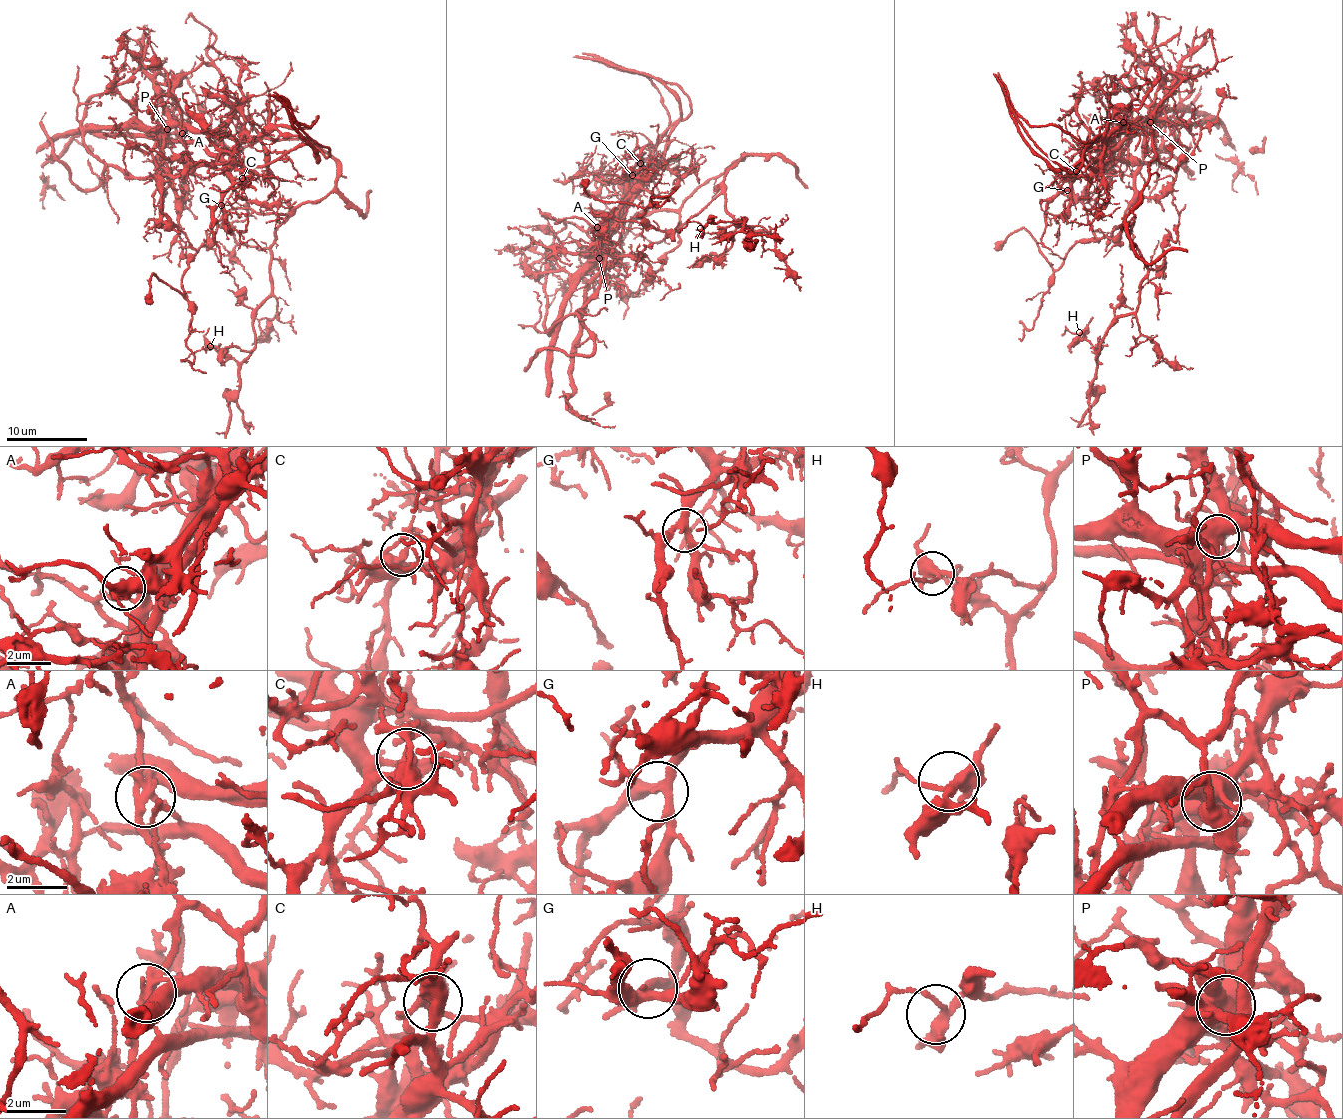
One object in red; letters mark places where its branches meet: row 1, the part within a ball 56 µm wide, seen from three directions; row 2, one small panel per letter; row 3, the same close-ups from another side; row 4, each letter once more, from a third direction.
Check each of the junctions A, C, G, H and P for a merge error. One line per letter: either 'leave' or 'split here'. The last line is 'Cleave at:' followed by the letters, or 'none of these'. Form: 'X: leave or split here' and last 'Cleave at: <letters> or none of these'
A: split here
C: split here
G: leave
H: leave
P: split here
Cleave at: A, C, P

